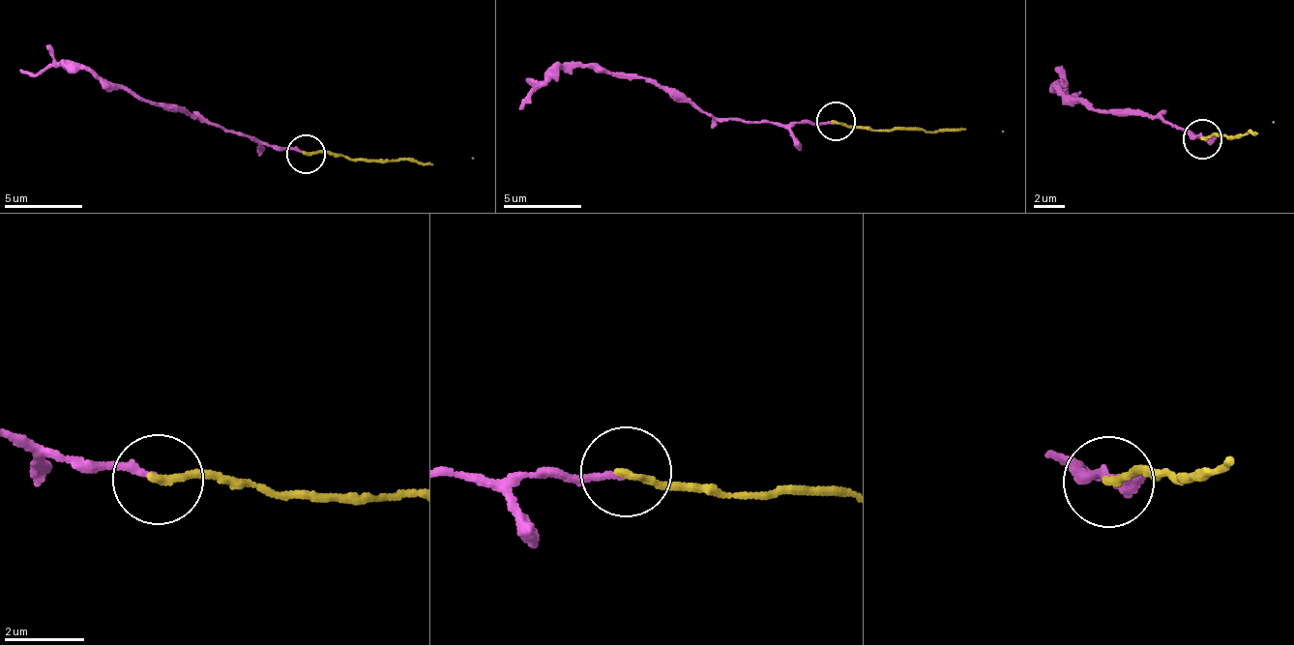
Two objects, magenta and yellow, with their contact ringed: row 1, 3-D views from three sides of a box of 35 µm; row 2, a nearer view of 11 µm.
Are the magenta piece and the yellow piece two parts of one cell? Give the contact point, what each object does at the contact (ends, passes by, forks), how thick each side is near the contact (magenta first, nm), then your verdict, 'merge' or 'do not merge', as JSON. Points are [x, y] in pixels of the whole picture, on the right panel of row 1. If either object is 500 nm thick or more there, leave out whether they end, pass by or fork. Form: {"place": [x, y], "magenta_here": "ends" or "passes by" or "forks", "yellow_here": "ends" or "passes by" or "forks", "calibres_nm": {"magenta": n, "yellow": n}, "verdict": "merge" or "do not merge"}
{"place": [1202, 138], "magenta_here": "ends", "yellow_here": "ends", "calibres_nm": {"magenta": 150, "yellow": 170}, "verdict": "do not merge"}

